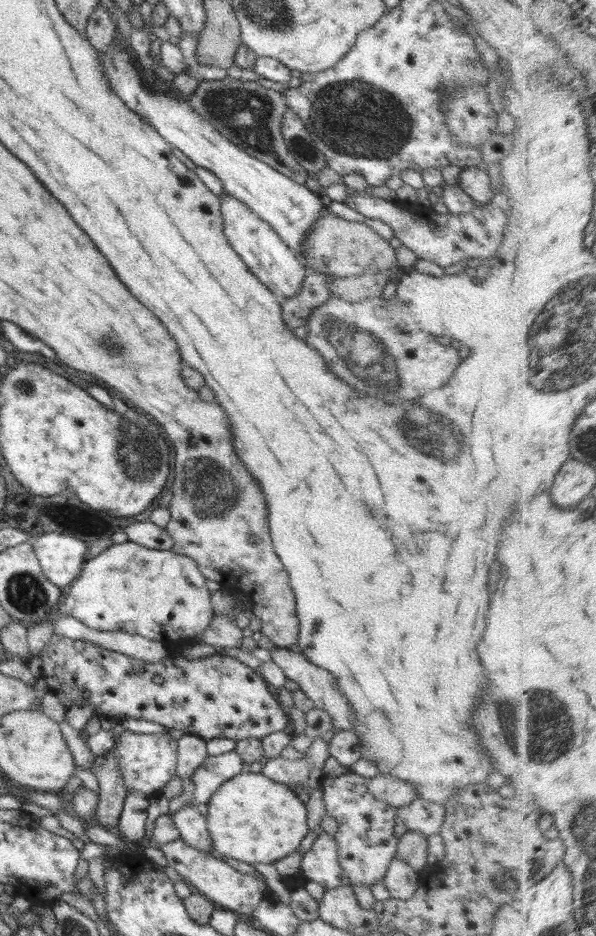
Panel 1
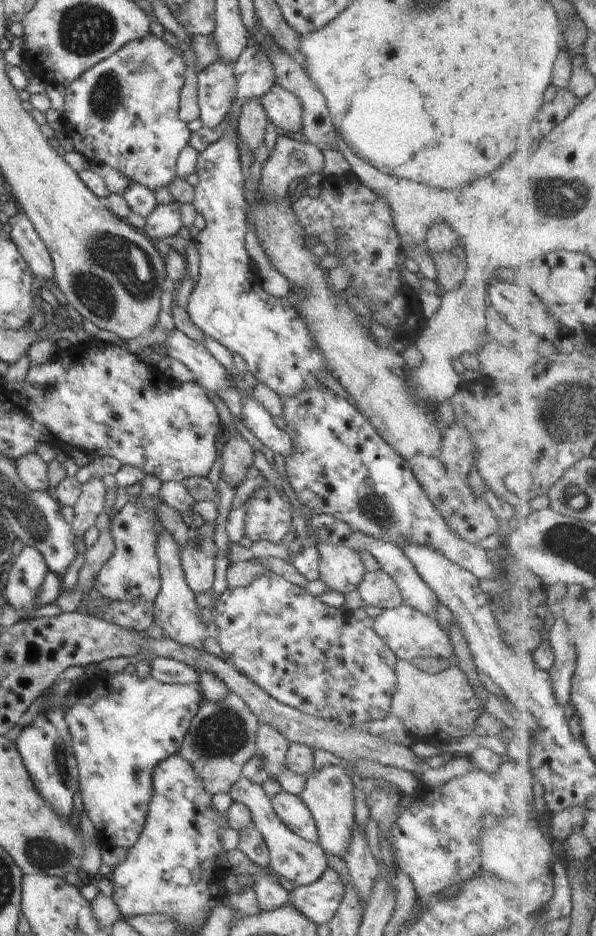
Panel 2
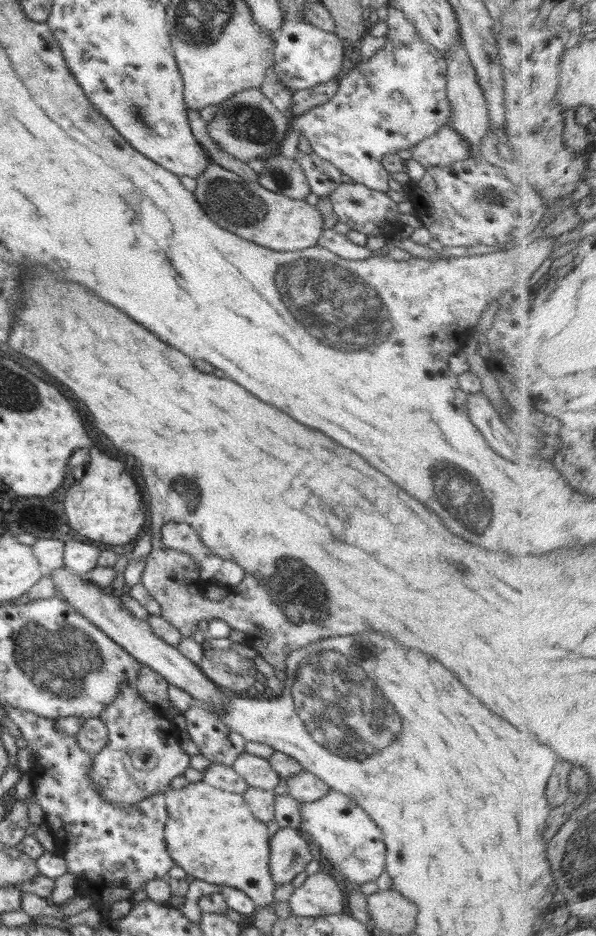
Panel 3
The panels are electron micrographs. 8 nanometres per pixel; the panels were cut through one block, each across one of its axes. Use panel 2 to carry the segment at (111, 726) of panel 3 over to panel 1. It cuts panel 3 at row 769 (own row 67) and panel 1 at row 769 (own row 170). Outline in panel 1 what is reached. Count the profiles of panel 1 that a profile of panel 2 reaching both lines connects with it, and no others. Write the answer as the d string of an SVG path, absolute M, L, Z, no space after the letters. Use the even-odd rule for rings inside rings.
M117 730L116 738L112 751L119 758L117 767L127 792L144 793L148 798L154 792L162 792L166 783L176 775L177 741L169 734L137 734L126 730Z

